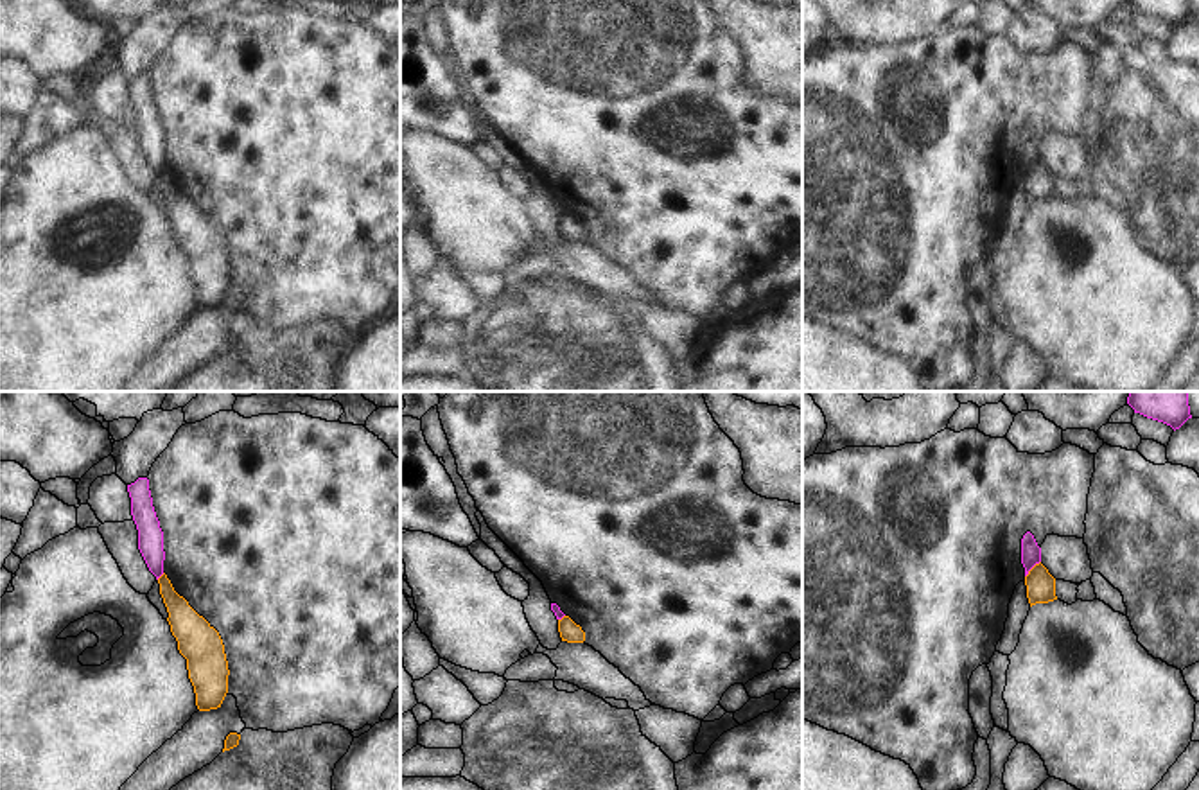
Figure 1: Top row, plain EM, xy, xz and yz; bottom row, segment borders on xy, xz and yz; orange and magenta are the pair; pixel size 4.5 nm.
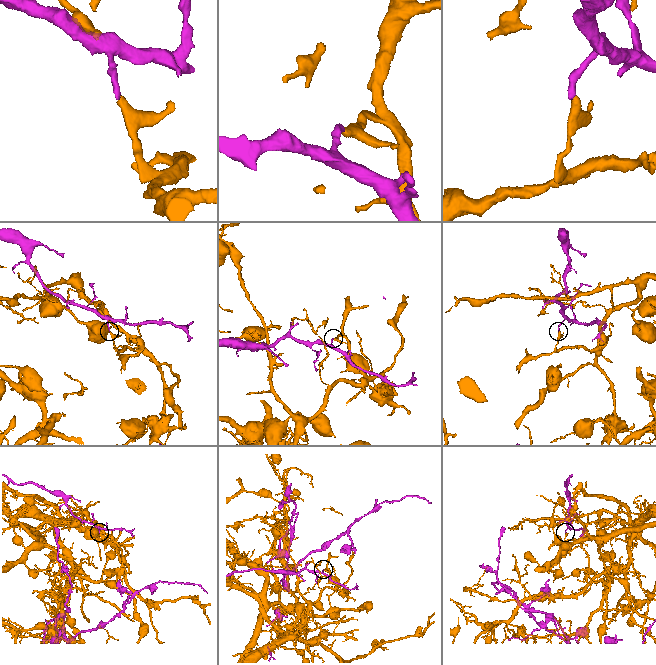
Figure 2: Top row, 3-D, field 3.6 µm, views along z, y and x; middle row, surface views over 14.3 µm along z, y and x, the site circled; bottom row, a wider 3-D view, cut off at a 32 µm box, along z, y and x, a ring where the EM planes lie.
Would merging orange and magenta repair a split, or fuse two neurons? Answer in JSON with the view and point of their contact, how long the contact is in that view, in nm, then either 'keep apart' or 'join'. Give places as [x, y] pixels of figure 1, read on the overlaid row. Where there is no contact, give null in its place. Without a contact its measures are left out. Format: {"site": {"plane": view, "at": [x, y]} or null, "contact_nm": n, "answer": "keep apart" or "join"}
{"site": {"plane": "yz", "at": [1031, 570]}, "contact_nm": 100, "answer": "keep apart"}

